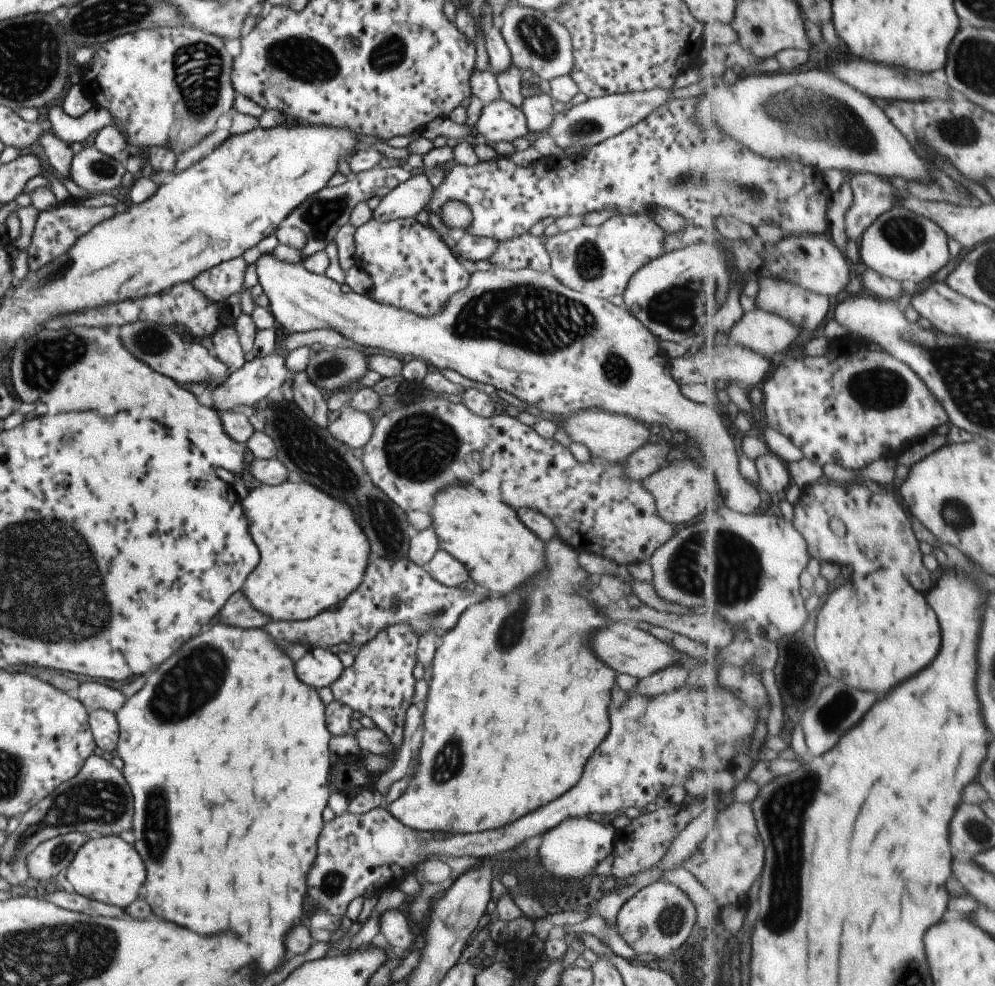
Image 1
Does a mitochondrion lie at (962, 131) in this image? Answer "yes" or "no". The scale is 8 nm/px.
yes

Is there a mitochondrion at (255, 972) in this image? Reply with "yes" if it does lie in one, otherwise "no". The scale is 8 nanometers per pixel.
no

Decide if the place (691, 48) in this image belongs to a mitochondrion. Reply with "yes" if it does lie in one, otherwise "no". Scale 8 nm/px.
no

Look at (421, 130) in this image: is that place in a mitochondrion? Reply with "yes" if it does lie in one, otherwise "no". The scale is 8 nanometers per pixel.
no

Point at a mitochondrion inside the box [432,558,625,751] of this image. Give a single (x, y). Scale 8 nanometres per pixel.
(511, 632)

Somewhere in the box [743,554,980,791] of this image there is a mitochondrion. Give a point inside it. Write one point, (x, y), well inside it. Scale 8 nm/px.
(836, 710)

